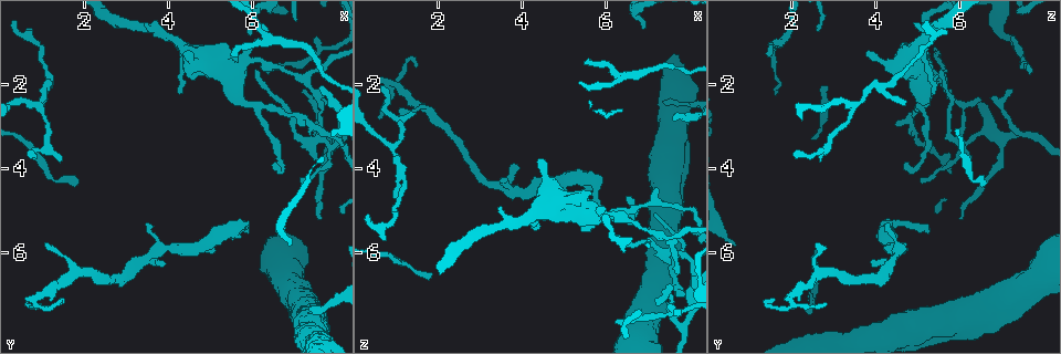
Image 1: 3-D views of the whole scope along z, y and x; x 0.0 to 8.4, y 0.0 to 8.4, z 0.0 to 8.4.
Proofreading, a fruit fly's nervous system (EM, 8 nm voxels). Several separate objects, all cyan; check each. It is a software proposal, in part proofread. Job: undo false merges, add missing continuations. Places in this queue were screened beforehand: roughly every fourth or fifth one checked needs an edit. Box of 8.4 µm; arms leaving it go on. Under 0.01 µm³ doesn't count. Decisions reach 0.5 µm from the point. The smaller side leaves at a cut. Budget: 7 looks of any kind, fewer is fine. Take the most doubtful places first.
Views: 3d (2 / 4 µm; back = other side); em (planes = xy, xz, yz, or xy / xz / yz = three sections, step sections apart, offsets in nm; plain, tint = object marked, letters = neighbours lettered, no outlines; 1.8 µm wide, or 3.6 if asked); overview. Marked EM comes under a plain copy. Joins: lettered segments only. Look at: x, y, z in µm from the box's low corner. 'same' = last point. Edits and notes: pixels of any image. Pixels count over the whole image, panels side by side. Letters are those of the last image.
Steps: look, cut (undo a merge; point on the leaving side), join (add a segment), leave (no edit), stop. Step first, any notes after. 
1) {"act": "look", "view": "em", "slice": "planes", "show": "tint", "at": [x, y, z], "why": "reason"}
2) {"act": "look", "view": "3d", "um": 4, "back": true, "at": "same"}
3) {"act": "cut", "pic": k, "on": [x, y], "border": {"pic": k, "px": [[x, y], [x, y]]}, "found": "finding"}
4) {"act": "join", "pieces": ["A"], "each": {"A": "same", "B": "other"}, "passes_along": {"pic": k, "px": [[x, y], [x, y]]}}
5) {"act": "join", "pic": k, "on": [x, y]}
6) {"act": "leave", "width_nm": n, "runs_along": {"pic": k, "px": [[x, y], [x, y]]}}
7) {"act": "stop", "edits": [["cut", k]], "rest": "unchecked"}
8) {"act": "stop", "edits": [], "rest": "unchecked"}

{"act": "look", "view": "em", "um": 3.6, "slice": "planes", "show": "letters", "at": [0.90, 7.10, 2.00], "why": "abrupt turn"}

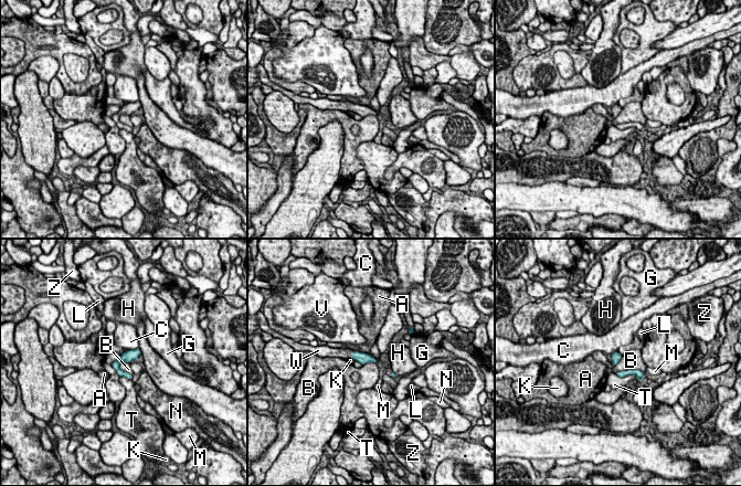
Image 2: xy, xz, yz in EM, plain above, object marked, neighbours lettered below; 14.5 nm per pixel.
{"act": "join", "pieces": ["W"], "width_nm": 130, "each": {"A": "other", "B": "other", "C": "other", "G": "other", "H": "other", "K": "other", "L": "other", "M": "other", "N": "other", "T": "other", "V": "other", "W": "same", "Z": "other"}, "passes_along": {"pic": 2, "px": [[363, 358], [351, 355], [339, 352]]}, "found": "the neuron continues"}

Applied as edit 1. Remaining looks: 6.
{"act": "look", "view": "overview", "why": "redraw"}

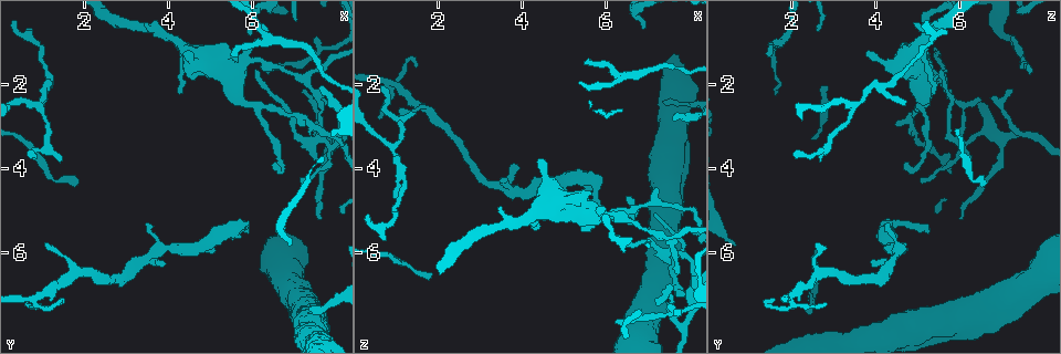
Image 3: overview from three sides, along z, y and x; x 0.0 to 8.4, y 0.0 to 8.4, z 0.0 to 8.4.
{"act": "look", "view": "em", "um": 3.6, "slice": "xz", "step": 8, "show": "tint", "at": [7.60, 3.20, 6.00], "why": "abrupt turn"}

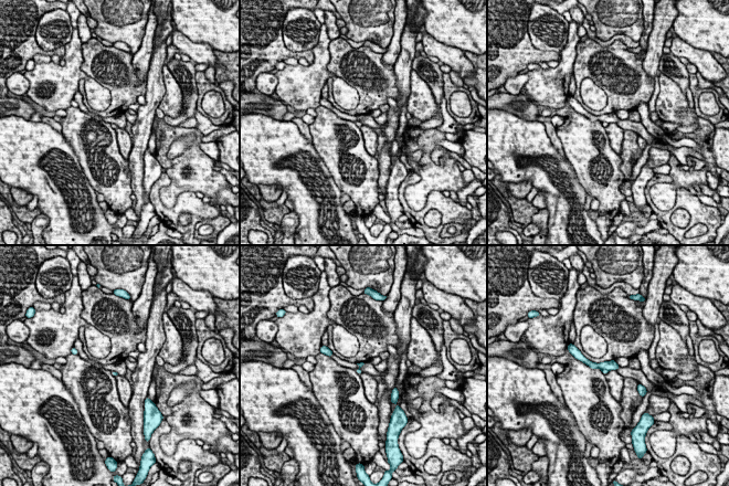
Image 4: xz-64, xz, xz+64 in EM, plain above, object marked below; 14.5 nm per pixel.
{"act": "look", "view": "em", "um": 3.6, "slice": "planes", "show": "letters", "at": "same"}

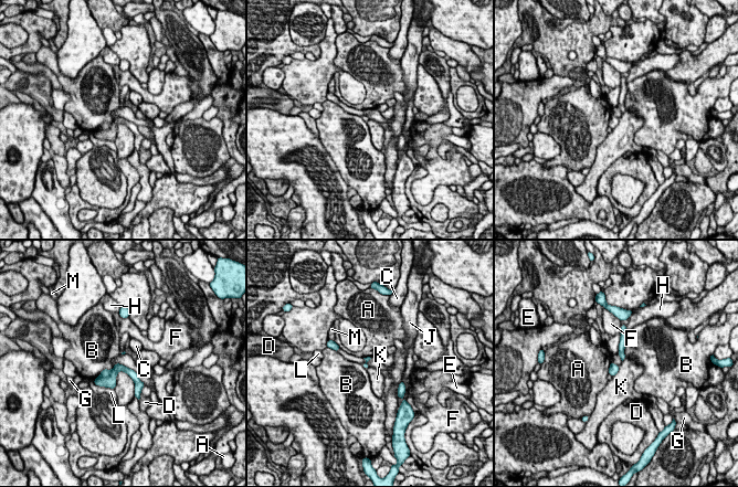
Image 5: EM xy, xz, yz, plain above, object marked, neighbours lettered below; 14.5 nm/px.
{"act": "cut", "pic": 5, "on": [105, 373], "width_nm": 70, "each": {"A": "other", "B": "other", "C": "other", "D": "other", "E": "other", "F": "other", "G": "other", "H": "other", "J": "other", "K": "other", "L": "other", "M": "other"}, "border": {"pic": 5, "px": [[119, 364], [107, 377], [99, 377]]}, "found": "a second neuron is stuck on"}

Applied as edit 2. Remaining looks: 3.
{"act": "look", "view": "3d", "um": 4, "at": [4.55, 1.20, 5.00]}

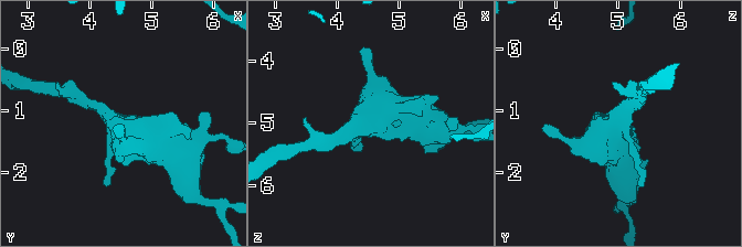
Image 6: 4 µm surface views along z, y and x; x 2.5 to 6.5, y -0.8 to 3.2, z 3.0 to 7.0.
{"act": "look", "view": "em", "slice": "planes", "show": "tint", "at": [4.55, 1.20, 5.05]}

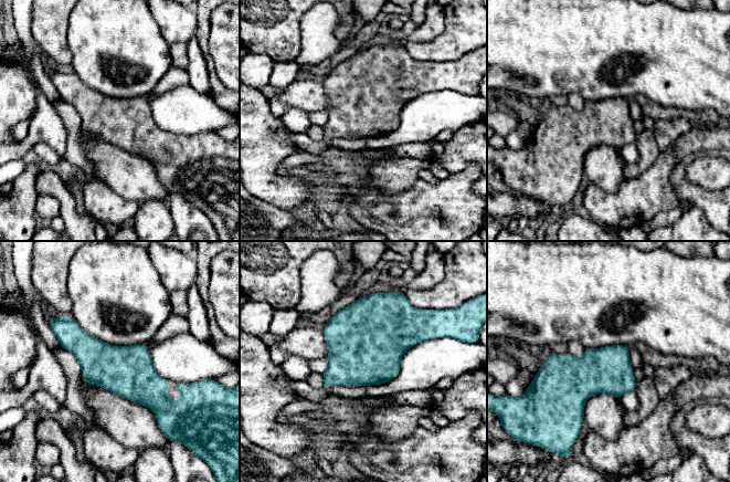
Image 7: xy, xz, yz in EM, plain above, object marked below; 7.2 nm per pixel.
{"act": "look", "view": "em", "slice": "planes", "show": "letters", "at": "same", "why": "see the neighbours"}

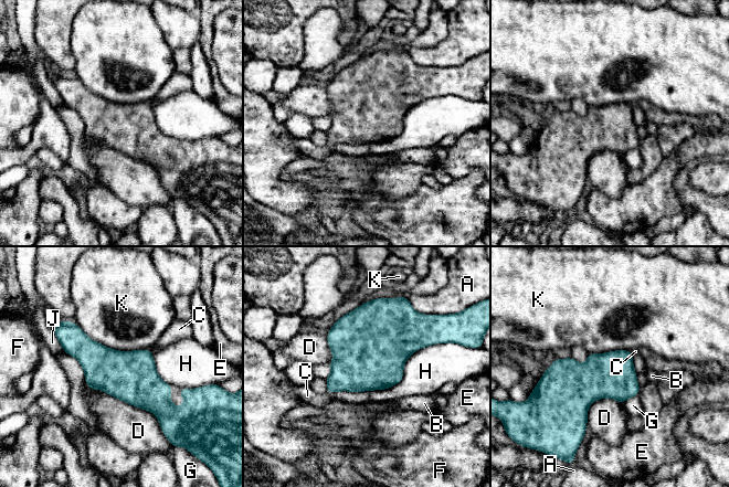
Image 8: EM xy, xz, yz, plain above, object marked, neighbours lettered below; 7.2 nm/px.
{"act": "leave", "each": {"A": "other", "B": "other", "C": "other", "D": "other", "E": "other", "F": "other", "G": "other", "H": "other", "J": "other", "K": "other"}, "border": {"pic": 8, "px": [[71, 321], [113, 349], [149, 349]]}, "found": "continuous, no second neuron"}

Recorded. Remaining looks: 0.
{"act": "stop", "edits": [["join", 2], ["cut", 5]], "rest": "unchecked"}

